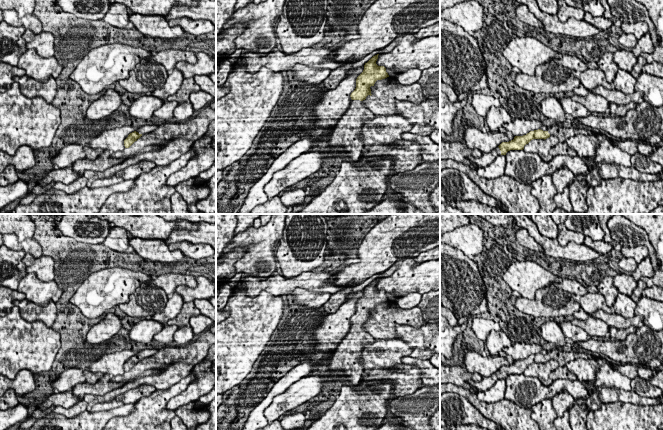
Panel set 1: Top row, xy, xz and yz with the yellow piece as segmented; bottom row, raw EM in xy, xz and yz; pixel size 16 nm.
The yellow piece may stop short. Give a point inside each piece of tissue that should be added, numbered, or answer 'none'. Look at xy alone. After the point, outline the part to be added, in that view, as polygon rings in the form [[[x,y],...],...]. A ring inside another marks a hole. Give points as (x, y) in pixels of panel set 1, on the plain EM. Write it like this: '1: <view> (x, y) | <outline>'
1: xy (145, 353) | [[[143,349],[141,351],[137,351],[136,356],[143,359],[143,358],[151,357],[156,353],[157,353],[156,349]]]

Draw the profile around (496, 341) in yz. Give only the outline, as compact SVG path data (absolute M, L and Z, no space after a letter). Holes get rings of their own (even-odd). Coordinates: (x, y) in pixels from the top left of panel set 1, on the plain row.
M492 330L487 336L485 344L490 352L490 355L498 355L505 347L512 345L511 340L502 330Z

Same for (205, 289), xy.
M199 276L195 278L197 286L190 288L185 285L180 285L175 289L174 293L178 293L184 303L193 302L196 299L210 299L215 296L215 283L208 277Z

